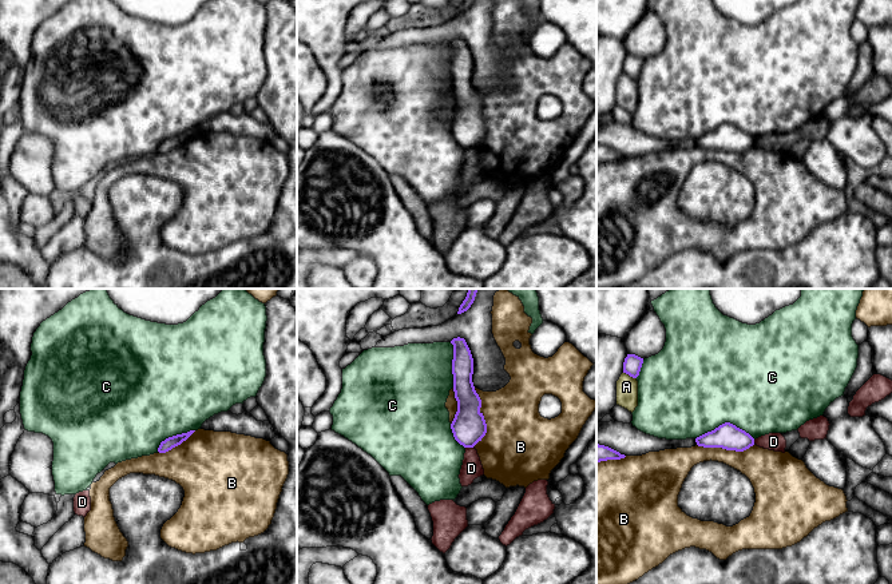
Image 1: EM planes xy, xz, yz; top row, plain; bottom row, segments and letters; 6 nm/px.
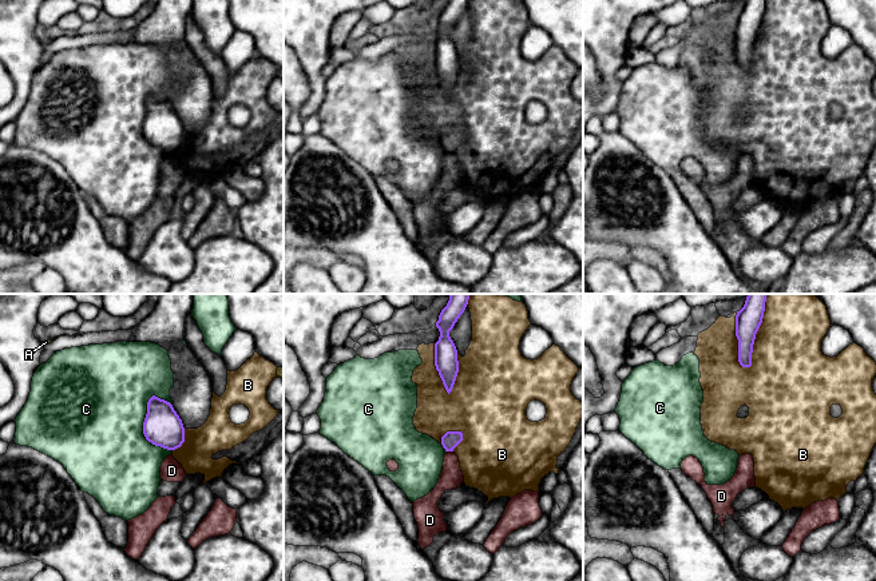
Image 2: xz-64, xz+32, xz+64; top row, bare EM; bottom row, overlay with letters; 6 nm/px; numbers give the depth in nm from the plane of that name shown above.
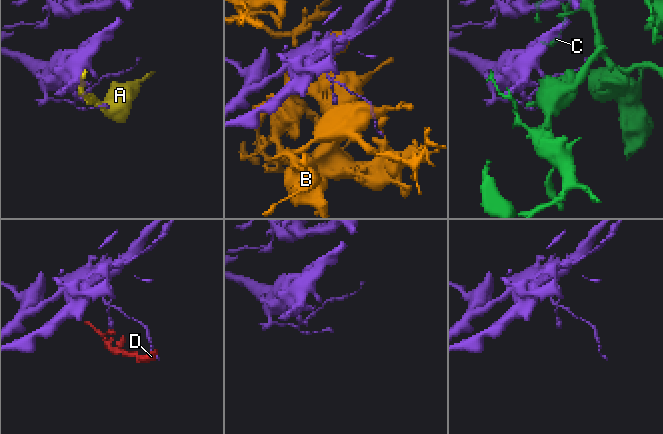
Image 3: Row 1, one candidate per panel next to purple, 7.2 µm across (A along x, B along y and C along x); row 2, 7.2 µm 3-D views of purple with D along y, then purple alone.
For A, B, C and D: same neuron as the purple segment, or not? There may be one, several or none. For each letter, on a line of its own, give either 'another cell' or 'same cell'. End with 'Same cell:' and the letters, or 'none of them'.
A: another cell
B: another cell
C: another cell
D: another cell
Same cell: none of them

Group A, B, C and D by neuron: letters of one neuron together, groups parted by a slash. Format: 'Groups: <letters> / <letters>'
Groups: A / B / C / D

